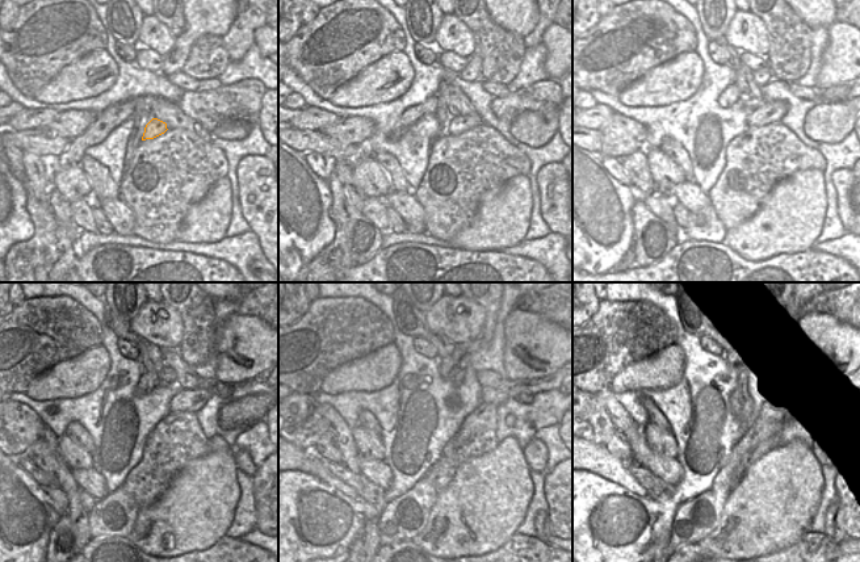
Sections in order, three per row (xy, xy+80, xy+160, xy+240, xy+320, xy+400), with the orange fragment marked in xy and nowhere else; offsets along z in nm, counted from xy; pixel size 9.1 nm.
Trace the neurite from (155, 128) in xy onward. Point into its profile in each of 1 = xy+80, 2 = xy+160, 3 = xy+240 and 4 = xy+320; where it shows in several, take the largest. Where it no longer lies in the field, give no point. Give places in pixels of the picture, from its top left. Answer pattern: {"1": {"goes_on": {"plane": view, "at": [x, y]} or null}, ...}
{"1": {"goes_on": {"plane": "xy+80", "at": [454, 125]}}, "2": {"goes_on": {"plane": "xy+160", "at": [770, 112]}}, "3": {"goes_on": {"plane": "xy+240", "at": [192, 401]}}, "4": {"goes_on": {"plane": "xy+320", "at": [498, 394]}}}

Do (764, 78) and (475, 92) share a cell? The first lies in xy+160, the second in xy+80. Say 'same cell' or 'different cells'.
different cells

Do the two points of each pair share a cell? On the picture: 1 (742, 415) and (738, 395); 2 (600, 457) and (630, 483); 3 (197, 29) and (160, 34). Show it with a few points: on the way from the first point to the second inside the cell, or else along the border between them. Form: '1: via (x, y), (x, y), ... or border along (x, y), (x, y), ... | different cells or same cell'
1: via (742, 410), (741, 401) | same cell
2: via (608, 465), (623, 477) | same cell
3: border along (176, 38), (175, 43), (163, 55) | different cells

